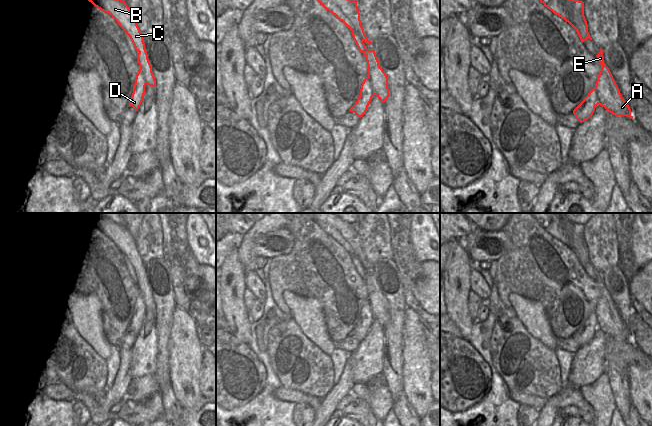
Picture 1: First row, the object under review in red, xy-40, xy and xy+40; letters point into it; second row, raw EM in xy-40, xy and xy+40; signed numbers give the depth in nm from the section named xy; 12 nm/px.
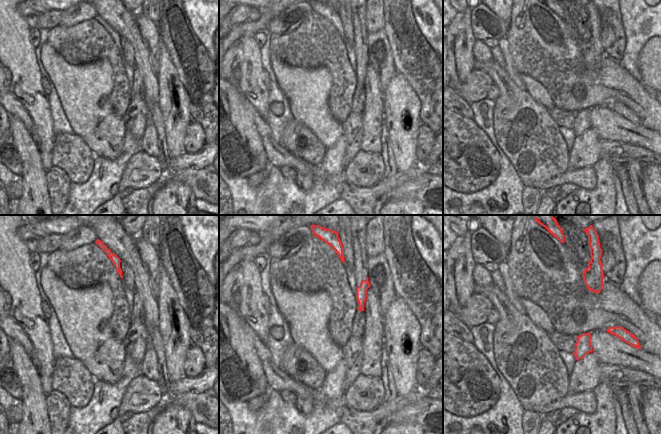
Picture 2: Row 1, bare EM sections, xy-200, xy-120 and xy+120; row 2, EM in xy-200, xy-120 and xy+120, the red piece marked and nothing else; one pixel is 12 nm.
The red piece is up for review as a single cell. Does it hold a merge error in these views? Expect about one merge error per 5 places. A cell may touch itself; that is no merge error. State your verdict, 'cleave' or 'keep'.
cleave

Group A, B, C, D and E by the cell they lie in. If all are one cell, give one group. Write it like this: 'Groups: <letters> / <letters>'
Groups: A B C E / D

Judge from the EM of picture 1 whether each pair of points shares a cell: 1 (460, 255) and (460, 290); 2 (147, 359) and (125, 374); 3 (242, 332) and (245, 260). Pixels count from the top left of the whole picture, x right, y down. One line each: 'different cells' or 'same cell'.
1: same cell
2: different cells
3: different cells

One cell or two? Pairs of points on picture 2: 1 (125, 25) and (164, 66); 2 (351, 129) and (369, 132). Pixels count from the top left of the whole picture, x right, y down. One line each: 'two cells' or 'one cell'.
1: two cells
2: two cells

